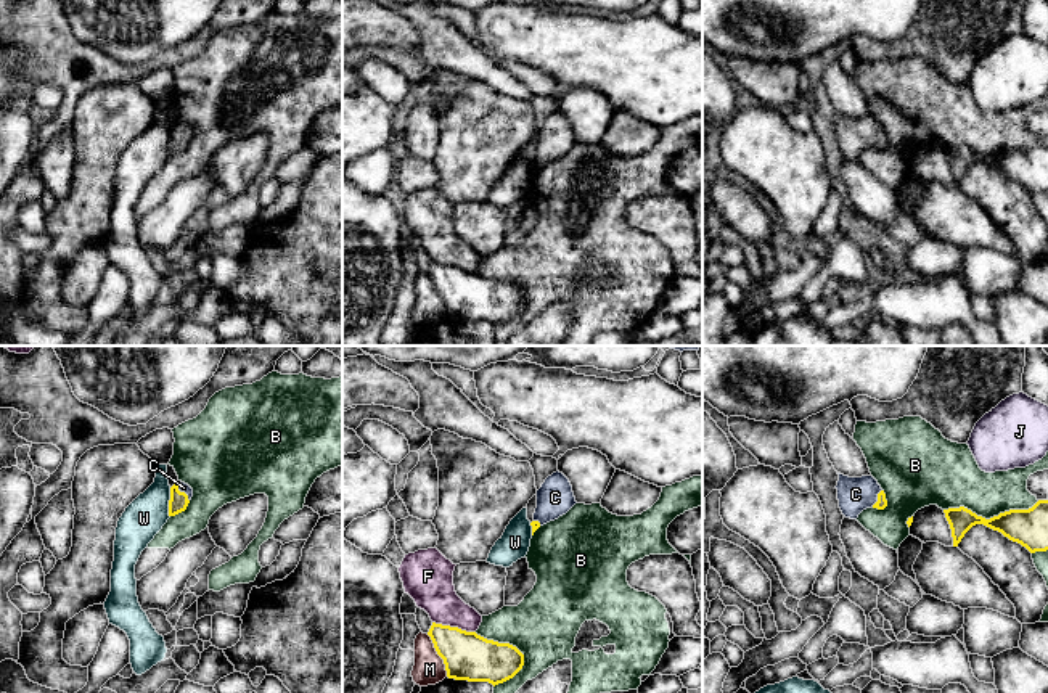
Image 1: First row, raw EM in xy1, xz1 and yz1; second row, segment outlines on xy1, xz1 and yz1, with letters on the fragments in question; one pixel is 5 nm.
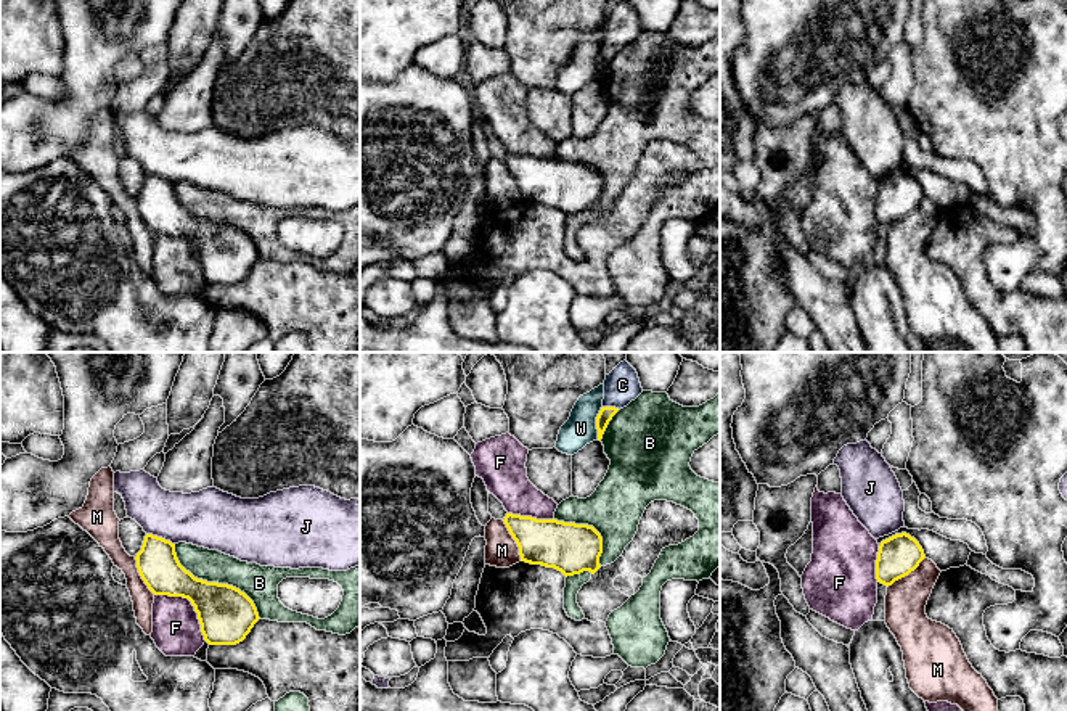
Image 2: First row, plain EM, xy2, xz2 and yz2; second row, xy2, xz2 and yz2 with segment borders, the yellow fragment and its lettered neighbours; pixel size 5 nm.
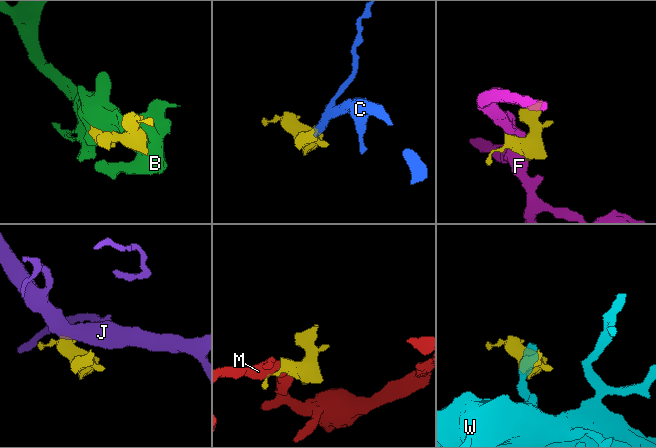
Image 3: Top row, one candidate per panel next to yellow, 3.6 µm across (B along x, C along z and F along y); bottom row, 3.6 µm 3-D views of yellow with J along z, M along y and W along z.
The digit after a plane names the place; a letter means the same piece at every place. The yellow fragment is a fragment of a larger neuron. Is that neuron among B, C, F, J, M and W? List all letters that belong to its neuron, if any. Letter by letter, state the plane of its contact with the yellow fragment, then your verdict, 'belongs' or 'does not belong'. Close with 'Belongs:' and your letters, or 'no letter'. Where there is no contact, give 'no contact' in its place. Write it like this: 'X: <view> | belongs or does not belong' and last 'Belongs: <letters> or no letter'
B: xy2 | does not belong
C: xy1 | belongs
F: xy2 | does not belong
J: xy2 | does not belong
M: xz1 | does not belong
W: xz2 | does not belong
Belongs: C

